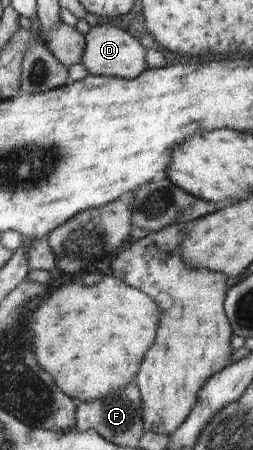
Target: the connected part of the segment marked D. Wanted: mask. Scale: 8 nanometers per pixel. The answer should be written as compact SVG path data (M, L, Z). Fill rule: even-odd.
M98 24L91 28L86 37L86 53L81 63L89 74L95 76L112 76L131 80L142 74L144 69L144 47L126 31L120 31L116 26Z

